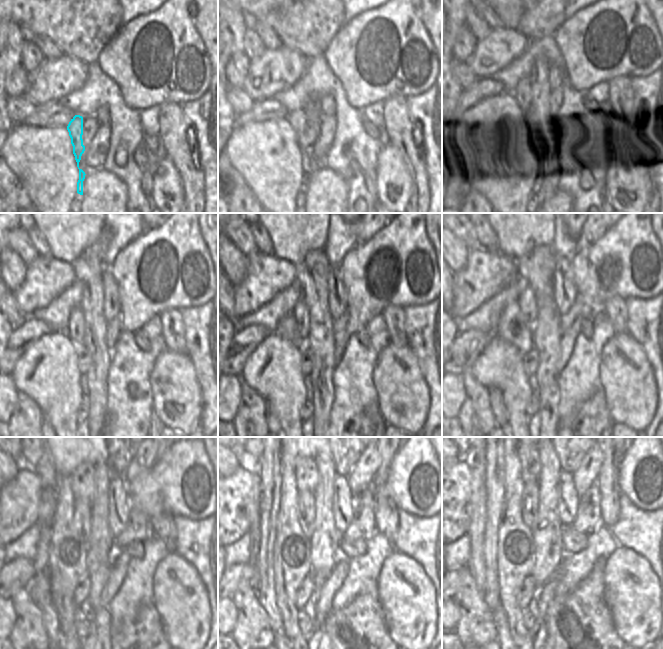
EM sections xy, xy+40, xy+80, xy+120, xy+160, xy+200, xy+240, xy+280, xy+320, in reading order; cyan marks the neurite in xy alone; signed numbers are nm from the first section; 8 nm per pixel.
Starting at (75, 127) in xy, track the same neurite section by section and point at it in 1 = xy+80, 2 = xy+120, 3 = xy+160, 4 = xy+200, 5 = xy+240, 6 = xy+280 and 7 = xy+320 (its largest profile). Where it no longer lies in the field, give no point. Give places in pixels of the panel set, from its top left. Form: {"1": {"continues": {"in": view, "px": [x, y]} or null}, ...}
{"1": {"continues": {"in": "xy+80", "px": [521, 110]}}, "2": {"continues": {"in": "xy+120", "px": [75, 329]}}, "3": {"continues": {"in": "xy+160", "px": [301, 313]}}, "4": {"continues": {"in": "xy+200", "px": [527, 302]}}, "5": {"continues": {"in": "xy+240", "px": [82, 508]}}, "6": {"continues": {"in": "xy+280", "px": [306, 500]}}, "7": {"continues": {"in": "xy+320", "px": [530, 500]}}}

